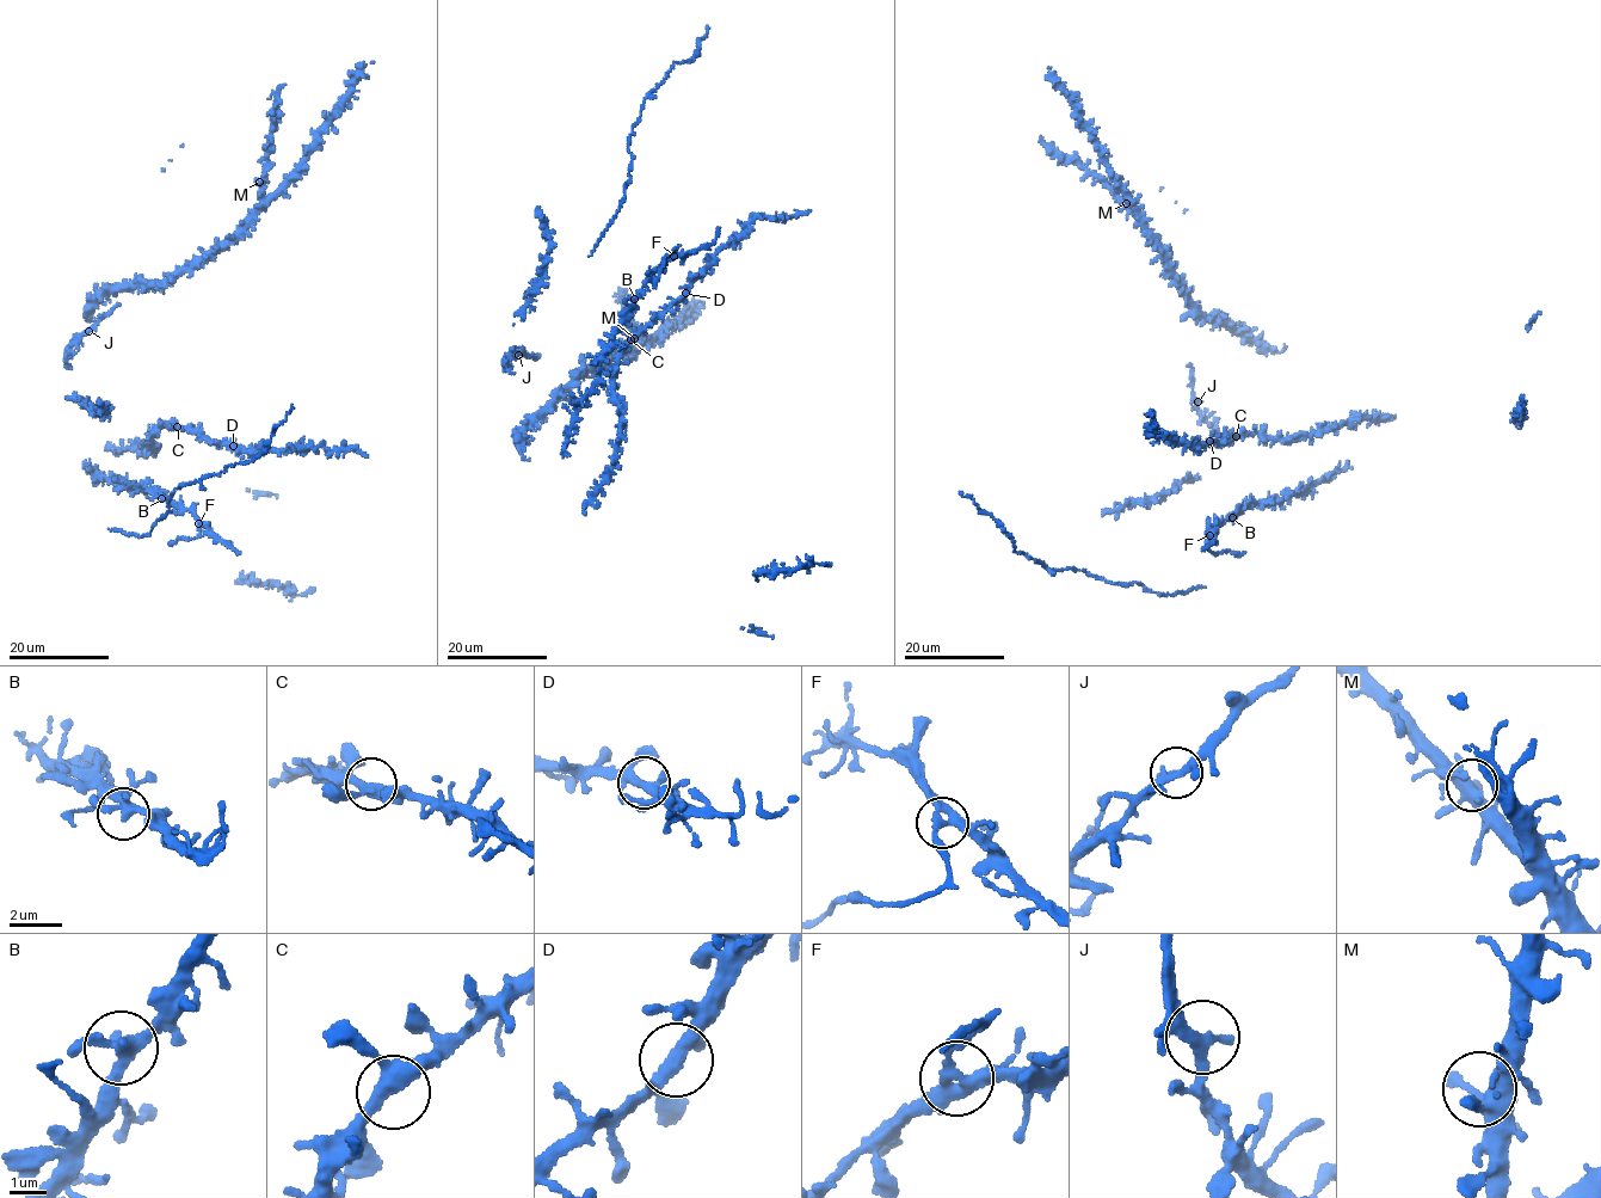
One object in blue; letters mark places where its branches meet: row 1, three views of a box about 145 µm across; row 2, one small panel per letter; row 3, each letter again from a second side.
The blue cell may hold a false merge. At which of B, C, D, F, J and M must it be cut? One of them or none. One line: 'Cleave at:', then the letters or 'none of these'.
Cleave at: F

